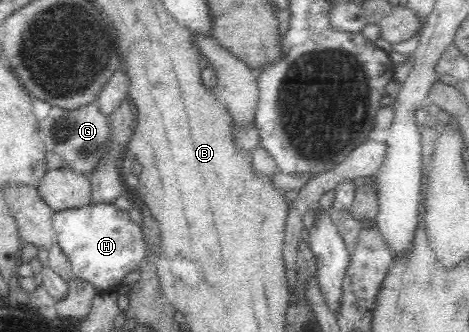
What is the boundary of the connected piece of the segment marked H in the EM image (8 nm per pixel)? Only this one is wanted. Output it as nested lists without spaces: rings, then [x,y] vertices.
[[[93,202],[80,208],[55,212],[52,218],[57,244],[68,258],[75,278],[89,284],[98,292],[116,290],[123,279],[138,269],[147,255],[143,230],[134,223],[127,210],[116,207],[114,202]]]

